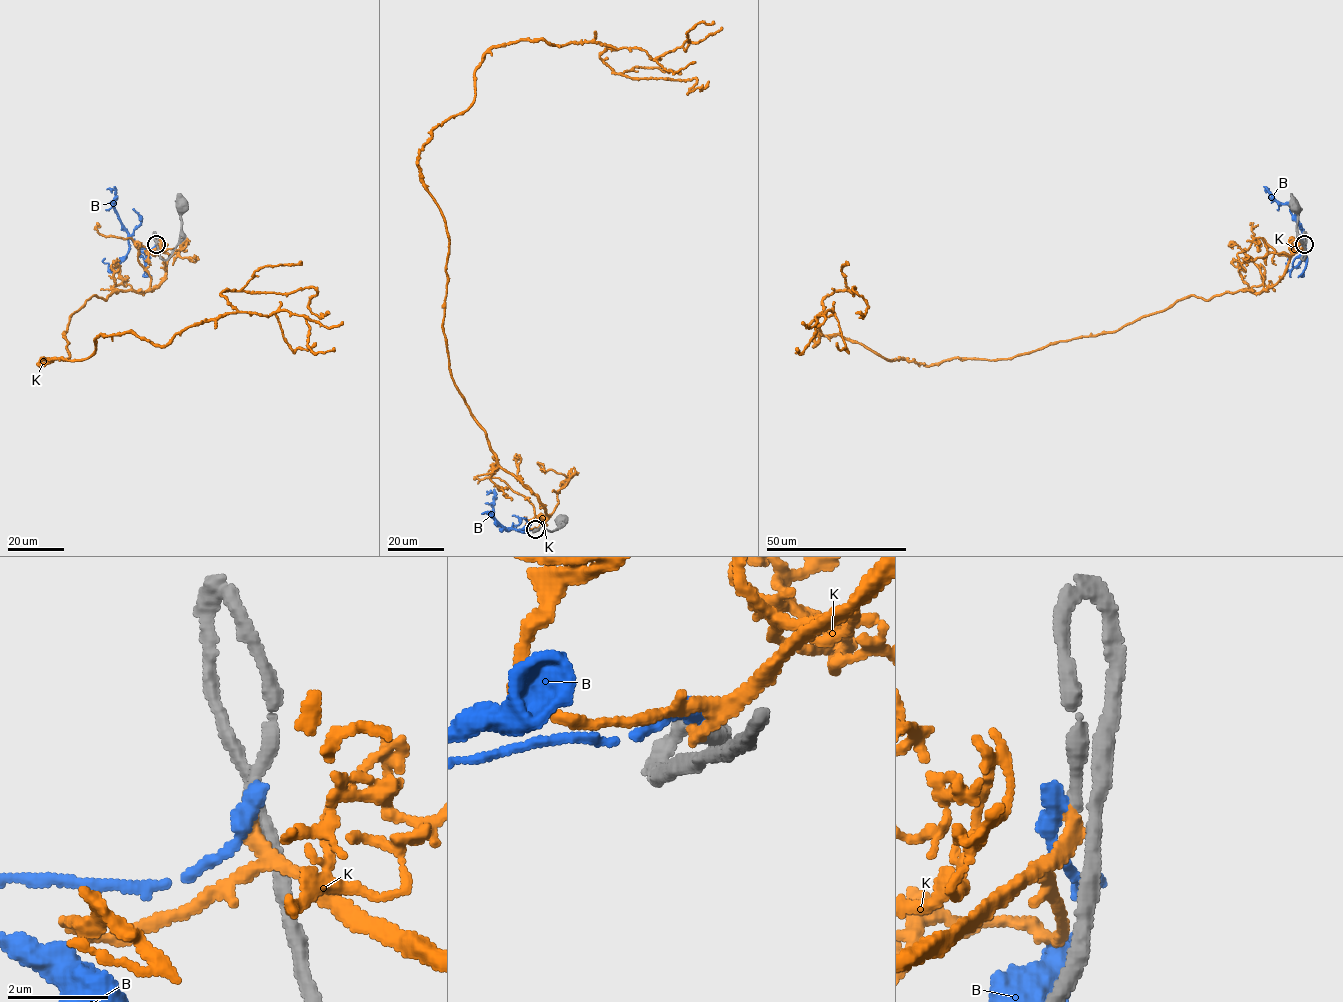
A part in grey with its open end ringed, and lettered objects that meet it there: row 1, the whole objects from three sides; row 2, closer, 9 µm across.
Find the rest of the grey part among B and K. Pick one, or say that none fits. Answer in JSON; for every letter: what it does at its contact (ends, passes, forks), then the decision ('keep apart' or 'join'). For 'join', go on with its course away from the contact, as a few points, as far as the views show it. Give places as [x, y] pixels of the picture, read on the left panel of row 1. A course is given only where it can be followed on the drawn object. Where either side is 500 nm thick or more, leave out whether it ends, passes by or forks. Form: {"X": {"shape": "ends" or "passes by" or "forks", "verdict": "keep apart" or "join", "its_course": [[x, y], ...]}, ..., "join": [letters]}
{"B": {"shape": "ends", "verdict": "keep apart"}, "K": {"shape": "ends", "verdict": "join", "its_course": [[156, 244], [157, 286], [93, 295], [40, 366], [165, 346], [223, 291], [329, 312]]}, "join": ["K"]}

